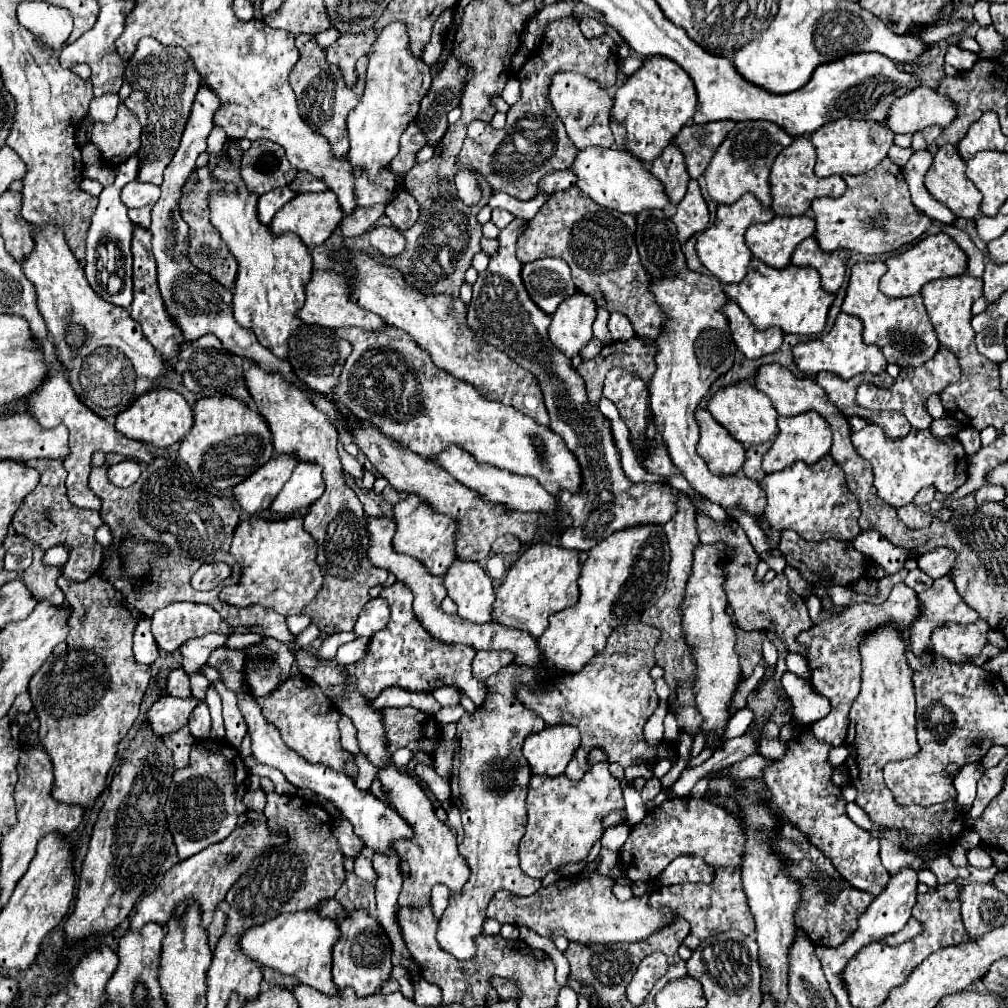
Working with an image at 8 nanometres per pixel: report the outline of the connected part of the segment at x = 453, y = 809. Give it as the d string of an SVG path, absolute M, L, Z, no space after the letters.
M451 799L442 802L441 807L447 812L447 821L449 821L449 823L453 823L452 825L454 826L456 831L458 831L457 843L461 843L463 839L463 829L461 825L461 816L457 807L454 805L454 803L452 803Z

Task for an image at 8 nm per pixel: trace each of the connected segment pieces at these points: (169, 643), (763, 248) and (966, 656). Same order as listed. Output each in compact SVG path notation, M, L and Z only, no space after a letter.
M170 603L152 615L152 635L164 651L176 651L184 641L208 633L230 635L232 629L202 603Z
M774 217L768 223L754 223L746 231L746 245L752 255L770 267L786 267L800 241L814 233L814 221L800 217Z
M980 619L980 625L946 625L936 629L936 633L932 633L934 653L948 659L950 663L966 663L976 659L986 647L986 643L988 643L988 625L982 619Z

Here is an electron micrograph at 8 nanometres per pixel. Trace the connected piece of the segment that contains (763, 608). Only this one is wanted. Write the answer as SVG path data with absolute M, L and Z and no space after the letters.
M696 517L698 521L698 535L700 541L710 543L710 541L724 541L732 547L736 547L736 557L728 563L728 583L726 583L726 593L728 593L728 601L730 607L734 611L734 619L738 623L740 629L744 631L762 631L762 629L774 629L774 633L786 643L790 645L794 641L794 635L798 635L804 629L810 629L810 617L808 617L808 609L806 603L800 595L796 595L790 587L784 575L776 575L770 583L756 583L754 571L756 571L756 563L758 563L758 555L756 551L750 547L750 541L744 533L744 529L740 525L730 525L726 527L724 523L716 523L708 517Z

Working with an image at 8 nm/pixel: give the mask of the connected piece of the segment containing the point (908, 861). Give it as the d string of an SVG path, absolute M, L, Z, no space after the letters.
M880 841L880 859L882 859L882 865L886 867L886 871L894 877L898 875L904 867L918 867L920 869L924 867L924 861L916 855L916 853L908 853L908 851L902 851L900 847L888 843L888 841Z

